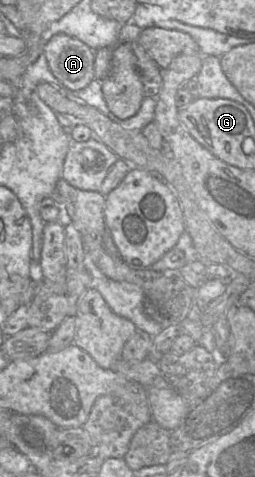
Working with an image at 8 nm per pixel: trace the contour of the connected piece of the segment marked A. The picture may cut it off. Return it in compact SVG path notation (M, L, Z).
M56 34L43 44L48 67L71 91L85 88L94 80L95 51L77 38Z

